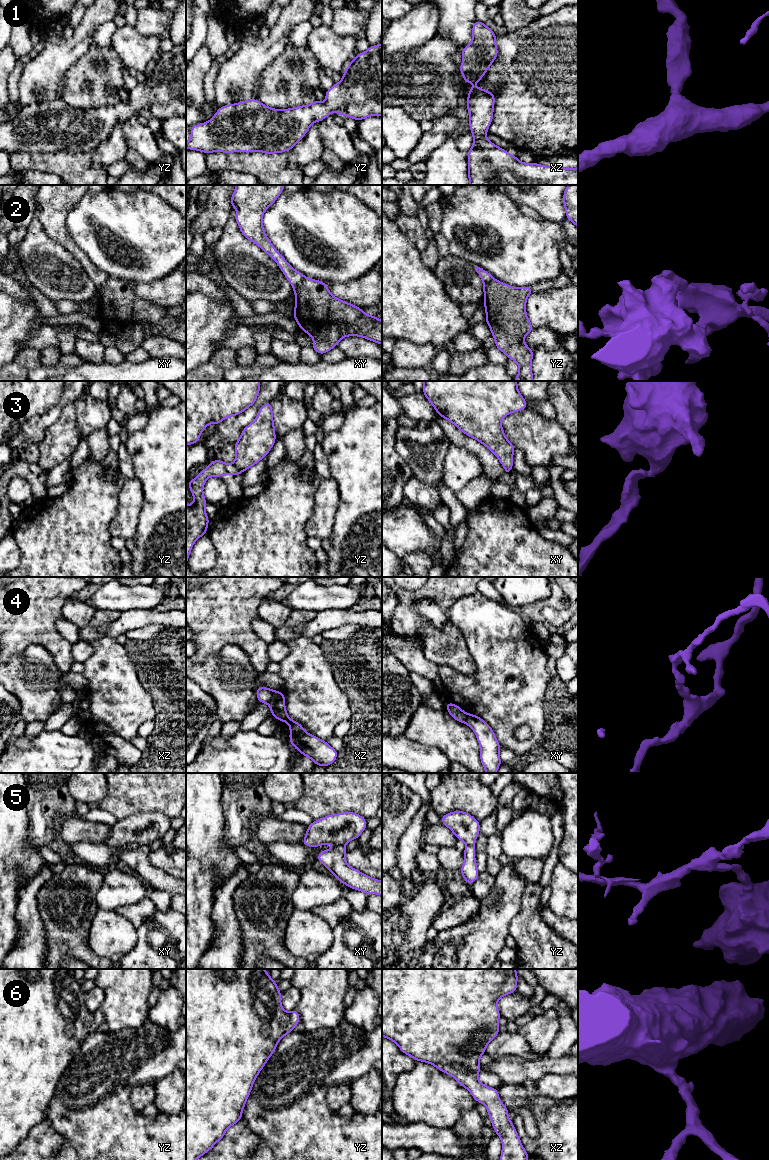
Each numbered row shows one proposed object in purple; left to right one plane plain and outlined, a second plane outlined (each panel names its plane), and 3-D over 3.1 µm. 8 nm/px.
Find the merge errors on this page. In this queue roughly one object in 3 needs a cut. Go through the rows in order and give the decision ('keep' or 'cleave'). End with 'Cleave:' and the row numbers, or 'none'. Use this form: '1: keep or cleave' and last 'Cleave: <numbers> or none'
1: keep
2: cleave
3: cleave
4: cleave
5: cleave
6: keep
Cleave: 2, 3, 4, 5

